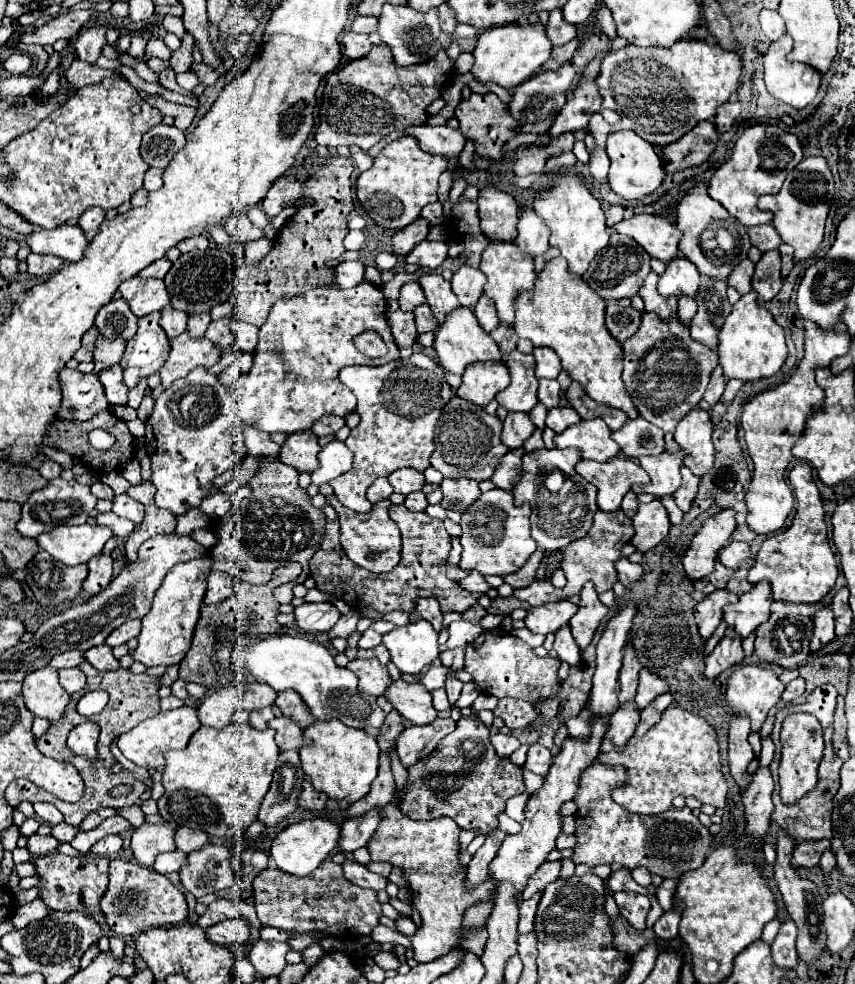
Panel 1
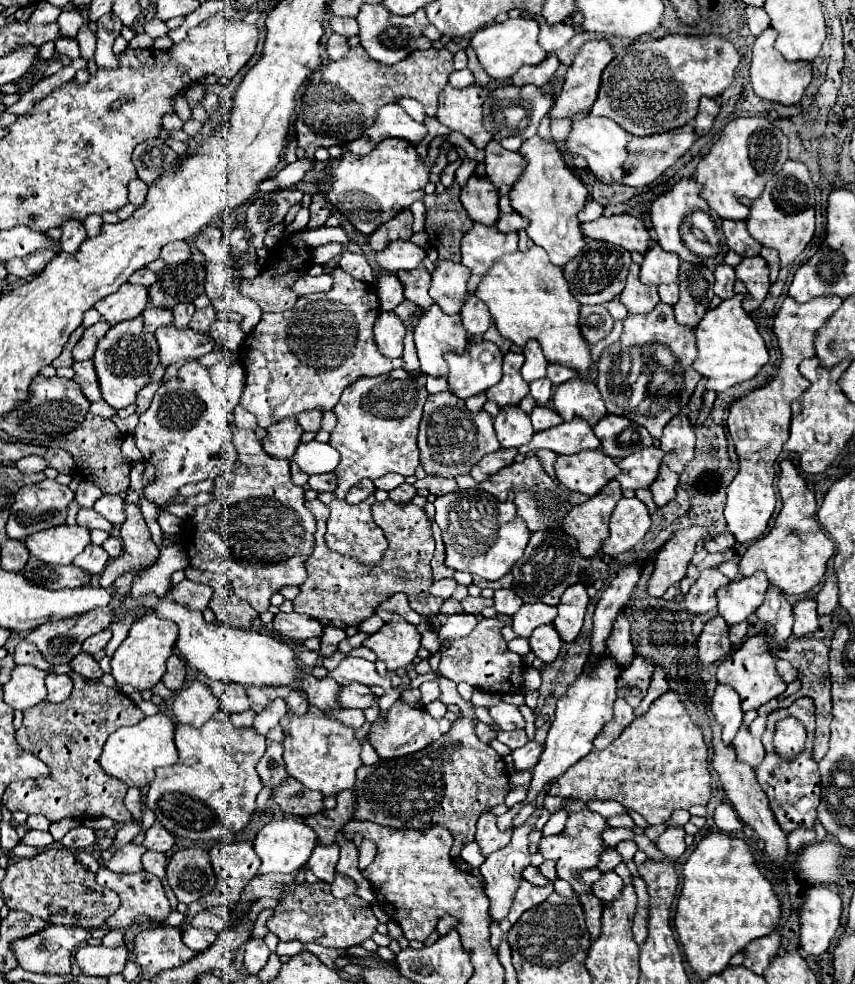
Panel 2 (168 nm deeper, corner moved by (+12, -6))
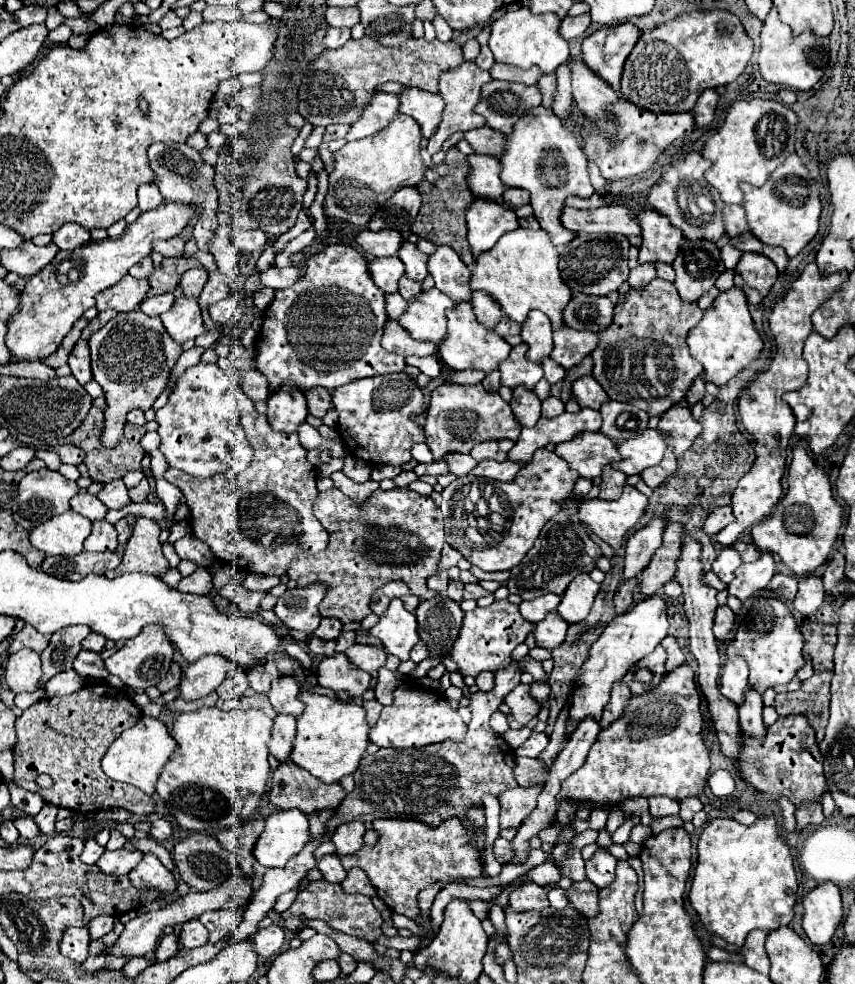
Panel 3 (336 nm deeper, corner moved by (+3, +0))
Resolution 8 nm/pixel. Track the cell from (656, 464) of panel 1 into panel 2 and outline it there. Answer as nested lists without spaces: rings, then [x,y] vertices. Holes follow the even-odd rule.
[[[656,446],[642,448],[642,452],[632,452],[630,456],[626,456],[626,460],[618,460],[618,468],[622,468],[624,472],[616,476],[616,480],[622,488],[650,488],[650,484],[658,476],[662,456],[664,452]]]

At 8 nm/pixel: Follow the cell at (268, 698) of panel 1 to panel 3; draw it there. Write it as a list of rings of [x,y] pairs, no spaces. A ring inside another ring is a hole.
[[[235,664],[229,666],[225,680],[221,682],[221,686],[217,688],[219,698],[223,700],[239,700],[245,696],[245,690],[249,688],[249,680],[247,674],[243,670],[239,670]]]

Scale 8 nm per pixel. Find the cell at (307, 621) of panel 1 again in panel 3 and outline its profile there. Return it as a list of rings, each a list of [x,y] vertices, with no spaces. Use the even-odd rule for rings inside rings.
[[[307,586],[303,590],[293,588],[293,590],[287,590],[277,600],[273,610],[287,628],[311,634],[311,632],[315,632],[315,628],[321,622],[317,606],[319,606],[323,594],[325,594],[325,590],[321,586]]]

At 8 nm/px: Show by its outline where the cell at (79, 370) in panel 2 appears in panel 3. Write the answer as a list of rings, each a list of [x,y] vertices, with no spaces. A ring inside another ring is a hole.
[[[79,340],[75,344],[75,350],[71,352],[71,358],[69,358],[69,366],[71,366],[71,374],[77,378],[77,382],[81,386],[93,380],[93,374],[91,374],[91,354],[89,354],[89,344],[87,342]]]

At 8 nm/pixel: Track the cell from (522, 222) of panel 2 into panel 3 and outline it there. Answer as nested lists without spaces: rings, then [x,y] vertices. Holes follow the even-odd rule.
[[[507,188],[503,194],[503,200],[505,200],[505,204],[511,204],[511,208],[519,208],[519,206],[529,204],[529,194],[525,190]]]

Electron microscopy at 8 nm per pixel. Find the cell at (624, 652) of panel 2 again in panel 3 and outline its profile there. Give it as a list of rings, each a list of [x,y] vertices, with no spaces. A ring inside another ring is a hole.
[[[623,582],[623,584],[619,586],[619,590],[617,590],[617,594],[615,594],[615,614],[617,614],[617,616],[625,614],[625,612],[629,610],[629,606],[633,604],[633,590],[635,590],[635,588],[637,588],[637,586],[631,584],[631,582]]]

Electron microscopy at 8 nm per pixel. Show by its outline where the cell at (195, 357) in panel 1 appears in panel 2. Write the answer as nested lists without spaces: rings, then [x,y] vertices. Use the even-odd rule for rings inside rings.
[[[168,324],[158,328],[154,336],[160,344],[160,362],[166,366],[184,358],[196,360],[214,348],[214,338],[210,334],[200,334],[192,328],[174,328]]]

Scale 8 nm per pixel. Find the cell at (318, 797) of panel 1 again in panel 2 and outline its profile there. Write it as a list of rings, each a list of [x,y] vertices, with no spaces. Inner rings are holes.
[[[288,776],[272,794],[274,802],[280,806],[280,810],[294,814],[294,816],[310,816],[324,810],[322,794],[308,790],[304,784]]]

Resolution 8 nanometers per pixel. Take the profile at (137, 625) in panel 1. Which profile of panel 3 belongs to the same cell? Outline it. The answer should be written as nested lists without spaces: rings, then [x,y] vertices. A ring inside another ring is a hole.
[[[91,632],[91,634],[83,640],[83,648],[85,648],[85,650],[91,650],[91,652],[101,652],[103,646],[105,646],[105,642],[107,642],[107,638],[103,638],[103,634]]]

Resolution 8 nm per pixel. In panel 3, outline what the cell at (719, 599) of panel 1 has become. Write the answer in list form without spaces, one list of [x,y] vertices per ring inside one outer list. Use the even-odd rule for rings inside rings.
[[[723,548],[723,550],[719,552],[719,556],[715,558],[711,570],[713,570],[713,574],[715,574],[721,582],[731,584],[731,580],[735,578],[735,570],[737,570],[739,566],[741,566],[741,558],[739,558],[739,554],[735,552],[735,548]]]

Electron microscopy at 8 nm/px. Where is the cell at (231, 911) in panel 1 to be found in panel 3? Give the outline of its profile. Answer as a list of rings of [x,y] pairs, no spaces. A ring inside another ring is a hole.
[[[229,908],[229,910],[211,910],[203,912],[199,916],[199,922],[209,930],[209,942],[217,942],[219,938],[225,938],[239,926],[239,918],[243,918],[243,910]]]

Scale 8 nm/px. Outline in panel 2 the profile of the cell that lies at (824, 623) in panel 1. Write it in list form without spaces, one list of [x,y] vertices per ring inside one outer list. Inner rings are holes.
[[[804,598],[794,602],[792,606],[794,614],[794,634],[806,636],[818,628],[818,612],[816,612],[816,600],[814,598]]]

